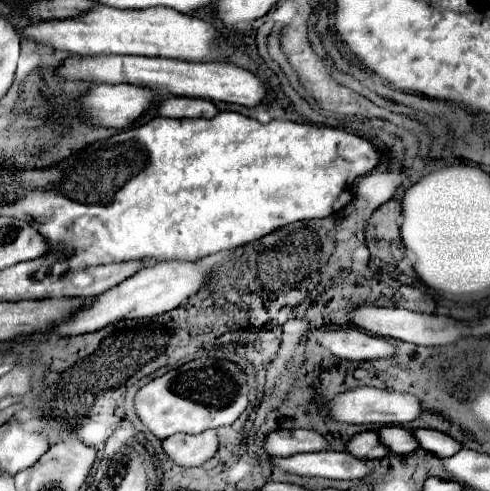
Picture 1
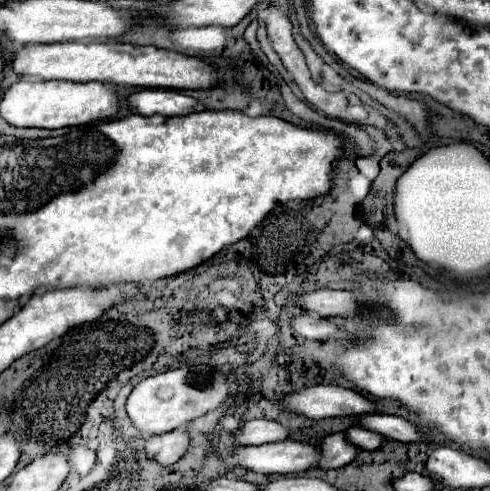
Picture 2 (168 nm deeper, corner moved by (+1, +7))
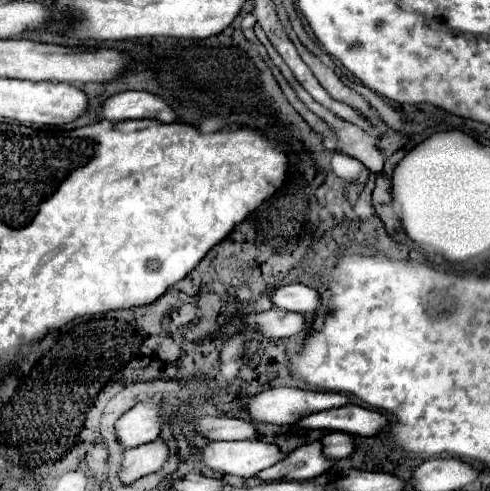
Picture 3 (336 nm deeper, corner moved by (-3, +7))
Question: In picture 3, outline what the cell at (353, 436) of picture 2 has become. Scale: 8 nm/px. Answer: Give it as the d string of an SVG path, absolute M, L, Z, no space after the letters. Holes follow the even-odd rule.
M330 432L322 438L322 444L326 448L326 456L340 460L340 458L348 458L354 454L356 450L356 442L352 434L346 432Z

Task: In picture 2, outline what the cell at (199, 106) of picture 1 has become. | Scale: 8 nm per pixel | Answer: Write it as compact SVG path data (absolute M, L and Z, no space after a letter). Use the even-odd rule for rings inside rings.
M140 90L134 92L126 98L128 108L132 114L142 114L142 116L152 116L152 114L162 114L162 116L186 116L192 112L202 112L204 106L176 90Z

